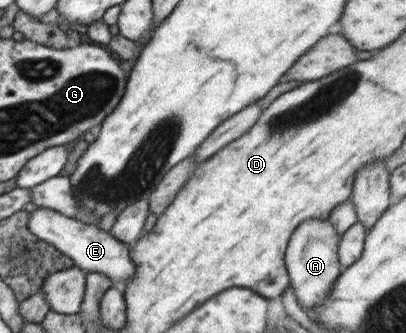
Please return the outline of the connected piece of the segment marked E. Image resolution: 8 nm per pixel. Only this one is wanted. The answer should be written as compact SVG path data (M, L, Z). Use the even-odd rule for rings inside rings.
M37 208L28 216L29 231L67 255L81 270L104 273L108 279L112 279L113 287L121 289L136 275L136 264L130 258L131 245L115 239L110 232L48 208Z

